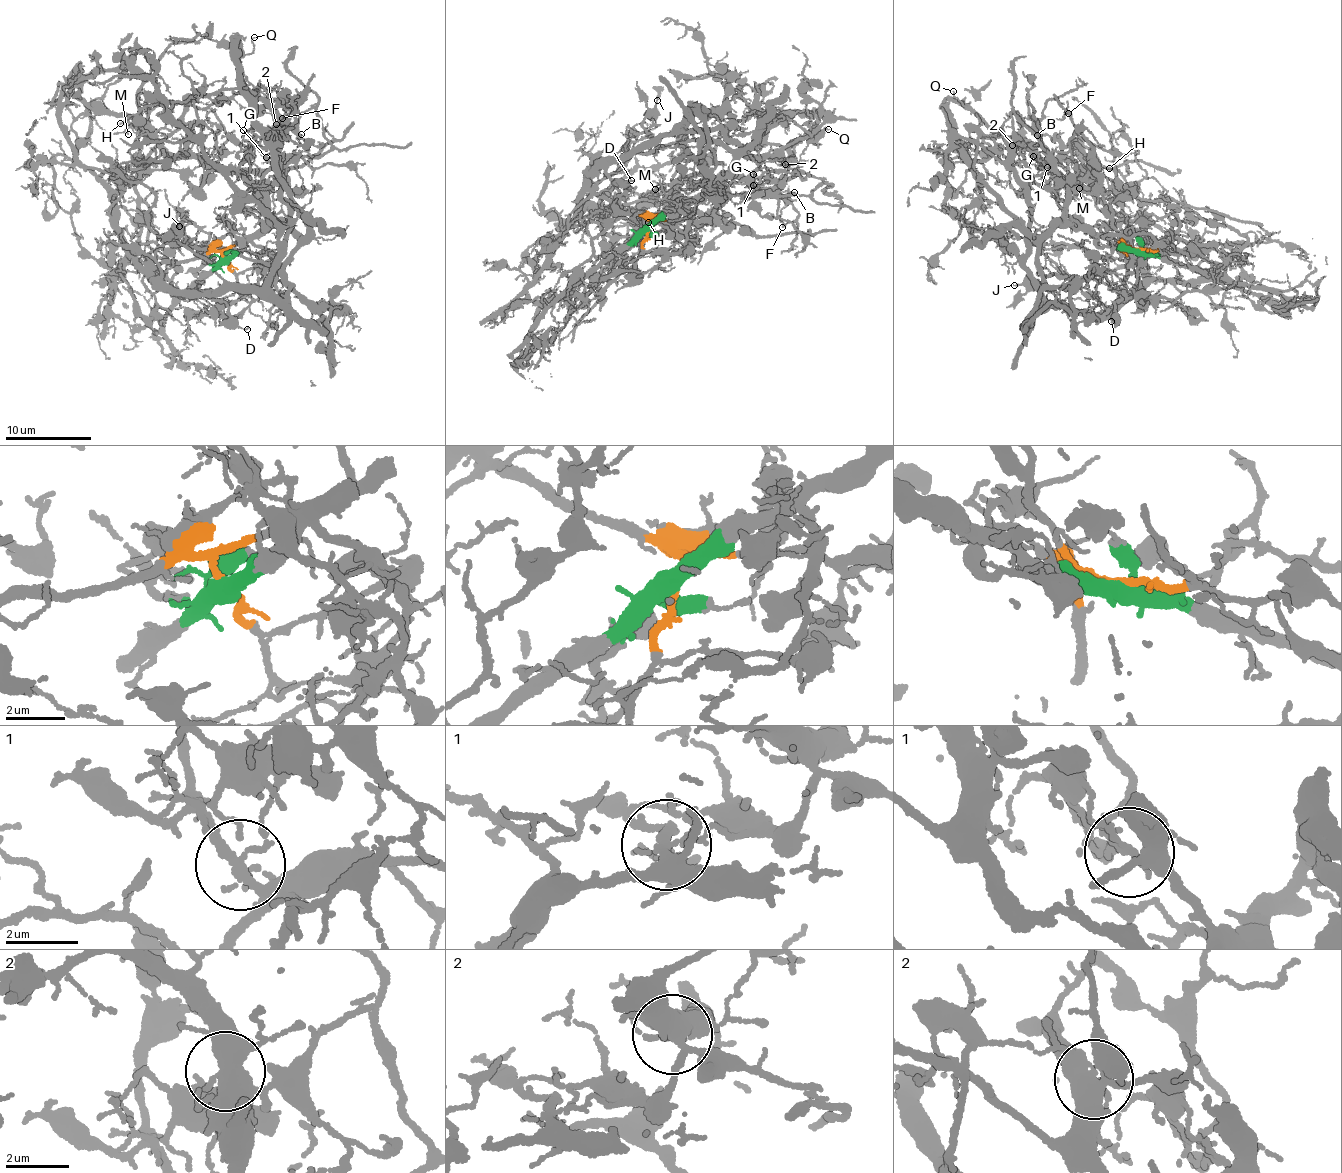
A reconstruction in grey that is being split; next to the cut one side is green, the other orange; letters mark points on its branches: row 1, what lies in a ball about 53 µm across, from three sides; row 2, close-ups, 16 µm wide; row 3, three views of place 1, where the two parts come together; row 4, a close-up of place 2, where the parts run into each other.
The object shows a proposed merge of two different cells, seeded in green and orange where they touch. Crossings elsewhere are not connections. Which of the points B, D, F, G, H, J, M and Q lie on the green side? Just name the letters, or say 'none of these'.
B, F, H, M

